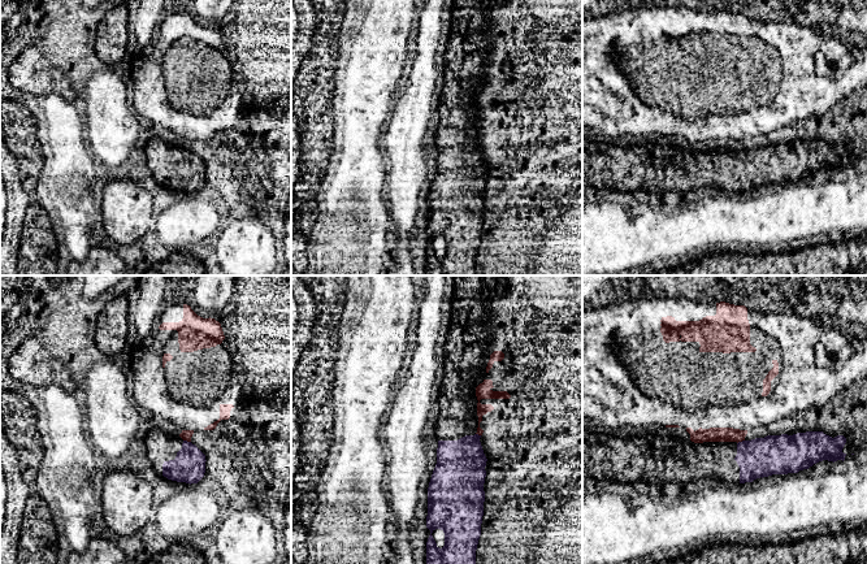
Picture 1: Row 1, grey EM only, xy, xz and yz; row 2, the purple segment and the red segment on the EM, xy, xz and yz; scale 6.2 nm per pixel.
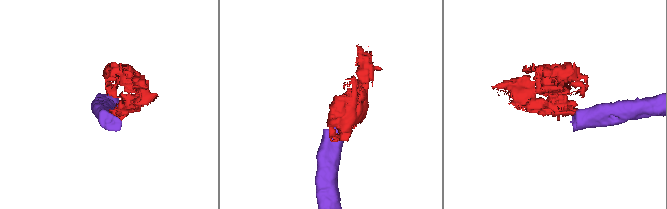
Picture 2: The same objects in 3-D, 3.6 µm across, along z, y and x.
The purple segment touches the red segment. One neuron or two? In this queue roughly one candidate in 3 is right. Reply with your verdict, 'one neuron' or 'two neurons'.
two neurons

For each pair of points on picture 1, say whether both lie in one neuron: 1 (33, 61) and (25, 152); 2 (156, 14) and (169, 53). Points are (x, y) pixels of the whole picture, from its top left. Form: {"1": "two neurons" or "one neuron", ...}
{"1": "two neurons", "2": "two neurons"}

